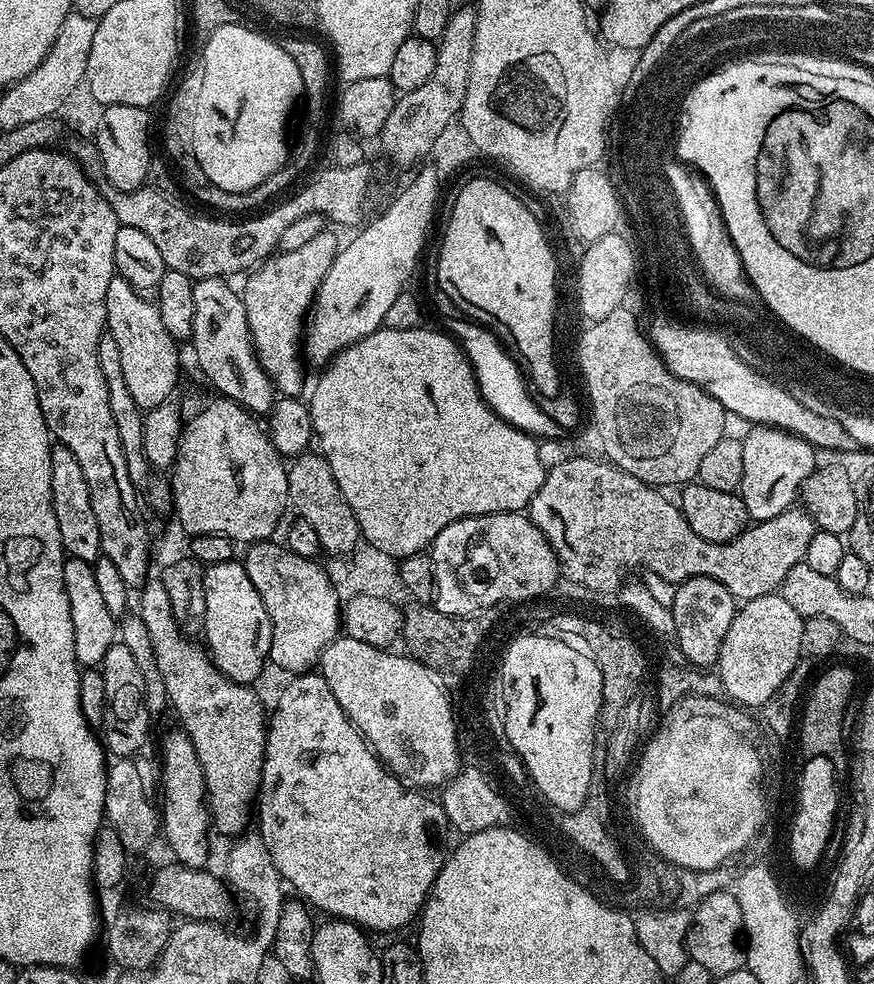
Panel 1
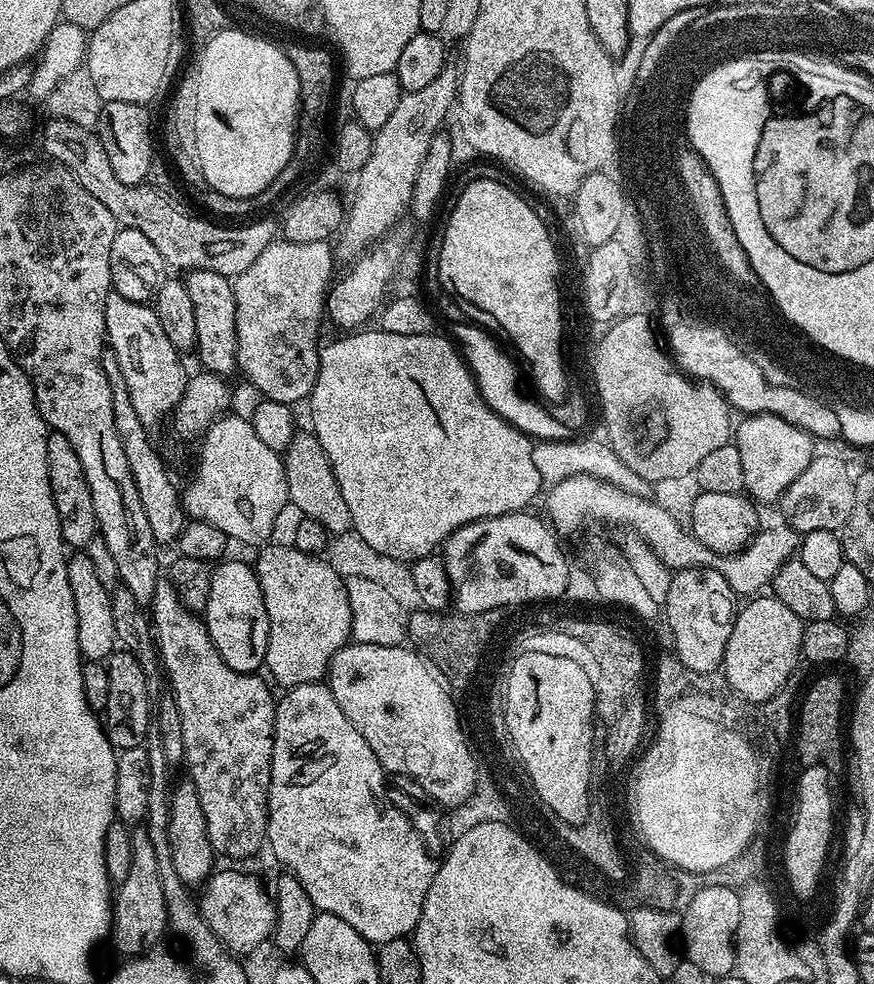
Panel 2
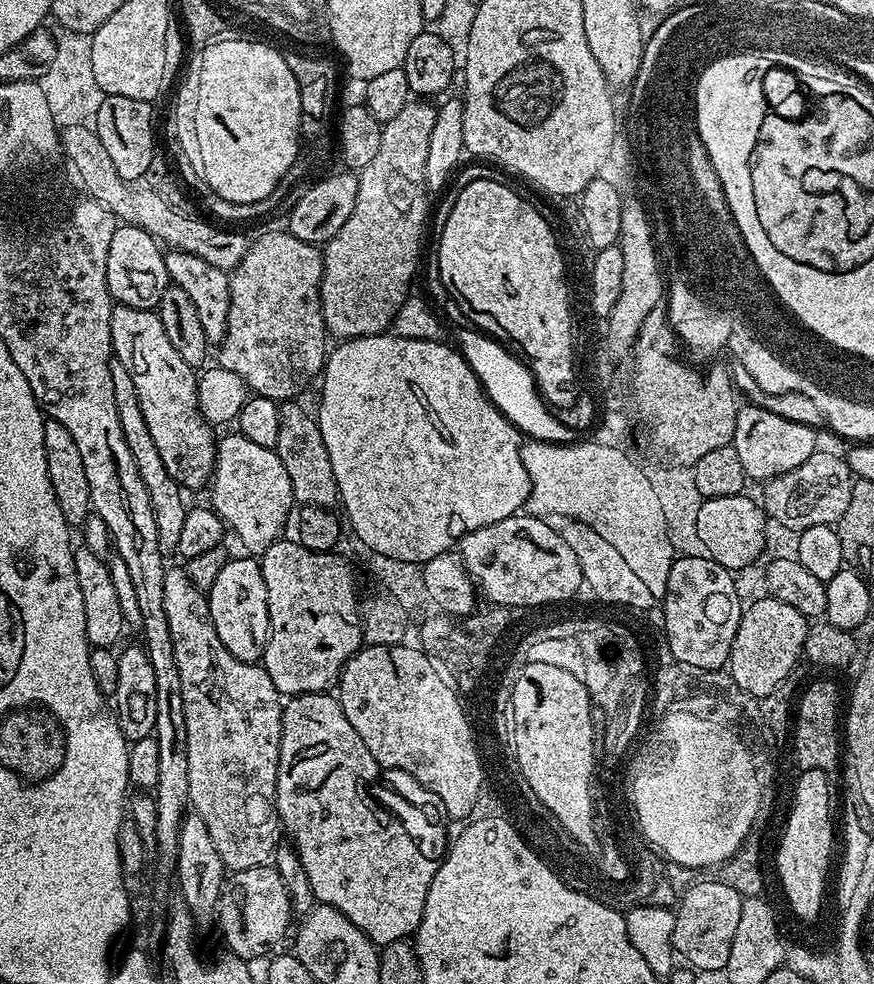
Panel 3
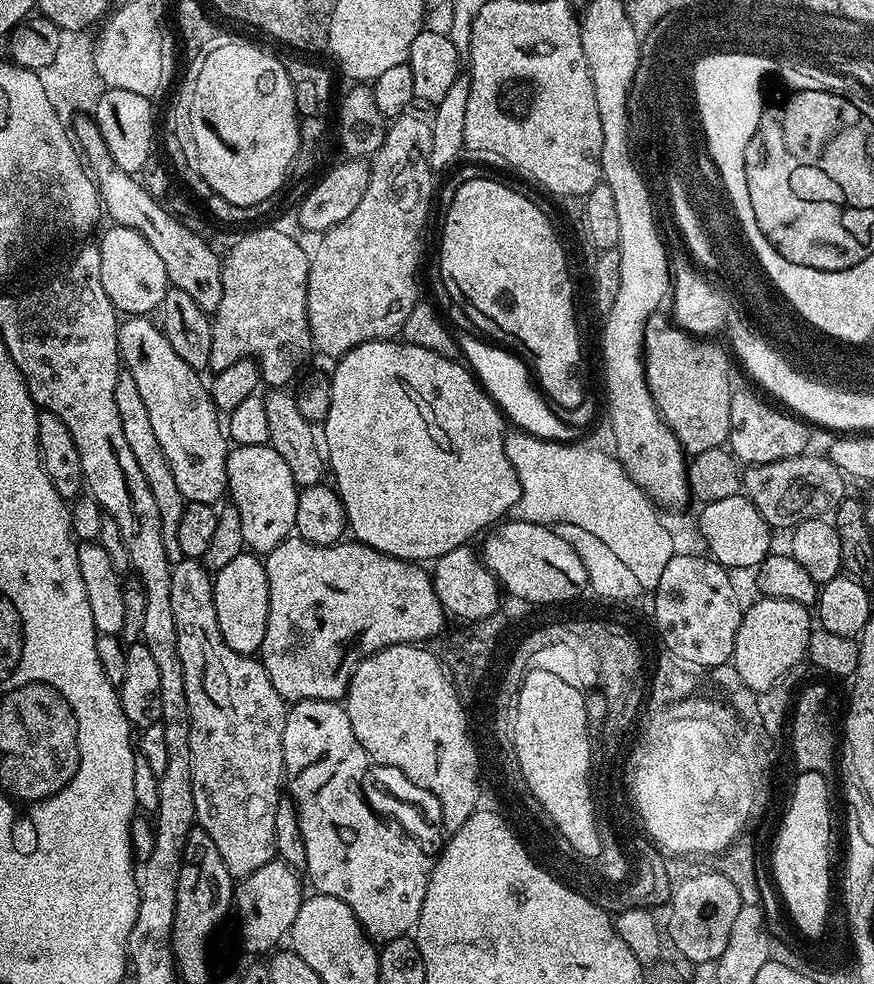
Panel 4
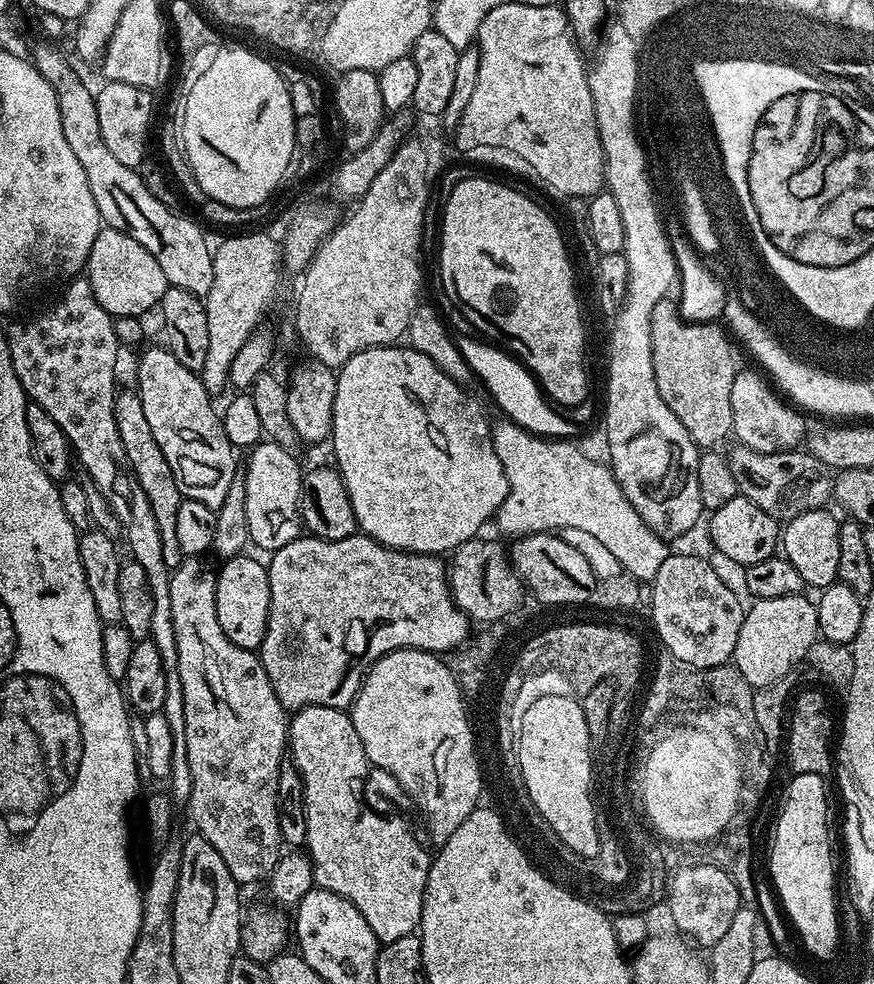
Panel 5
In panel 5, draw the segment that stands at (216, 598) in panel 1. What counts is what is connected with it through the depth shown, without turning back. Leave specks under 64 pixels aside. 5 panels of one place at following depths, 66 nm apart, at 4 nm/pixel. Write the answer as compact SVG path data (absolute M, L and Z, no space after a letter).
M248 555L232 556L219 565L221 568L216 572L214 611L218 614L218 626L222 626L222 634L226 634L234 646L256 650L259 649L268 625L270 582L267 567Z

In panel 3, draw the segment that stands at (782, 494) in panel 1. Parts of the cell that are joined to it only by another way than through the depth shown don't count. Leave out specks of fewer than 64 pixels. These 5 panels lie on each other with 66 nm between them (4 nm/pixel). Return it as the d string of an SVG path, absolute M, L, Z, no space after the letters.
M748 402L745 408L744 405L737 407L731 446L738 450L738 459L742 462L742 470L746 470L749 481L767 482L800 467L802 462L817 452L816 431L813 425L790 422L790 418L782 418L761 408L759 403Z

